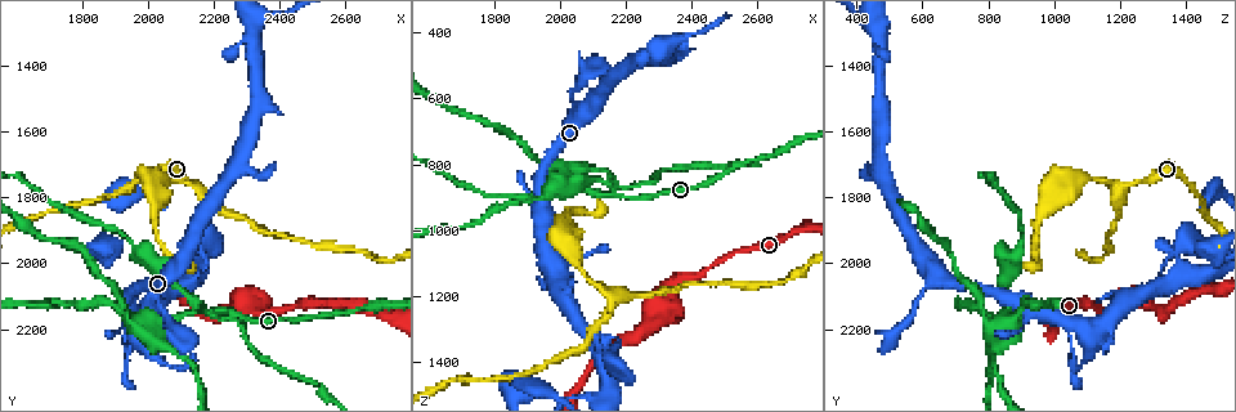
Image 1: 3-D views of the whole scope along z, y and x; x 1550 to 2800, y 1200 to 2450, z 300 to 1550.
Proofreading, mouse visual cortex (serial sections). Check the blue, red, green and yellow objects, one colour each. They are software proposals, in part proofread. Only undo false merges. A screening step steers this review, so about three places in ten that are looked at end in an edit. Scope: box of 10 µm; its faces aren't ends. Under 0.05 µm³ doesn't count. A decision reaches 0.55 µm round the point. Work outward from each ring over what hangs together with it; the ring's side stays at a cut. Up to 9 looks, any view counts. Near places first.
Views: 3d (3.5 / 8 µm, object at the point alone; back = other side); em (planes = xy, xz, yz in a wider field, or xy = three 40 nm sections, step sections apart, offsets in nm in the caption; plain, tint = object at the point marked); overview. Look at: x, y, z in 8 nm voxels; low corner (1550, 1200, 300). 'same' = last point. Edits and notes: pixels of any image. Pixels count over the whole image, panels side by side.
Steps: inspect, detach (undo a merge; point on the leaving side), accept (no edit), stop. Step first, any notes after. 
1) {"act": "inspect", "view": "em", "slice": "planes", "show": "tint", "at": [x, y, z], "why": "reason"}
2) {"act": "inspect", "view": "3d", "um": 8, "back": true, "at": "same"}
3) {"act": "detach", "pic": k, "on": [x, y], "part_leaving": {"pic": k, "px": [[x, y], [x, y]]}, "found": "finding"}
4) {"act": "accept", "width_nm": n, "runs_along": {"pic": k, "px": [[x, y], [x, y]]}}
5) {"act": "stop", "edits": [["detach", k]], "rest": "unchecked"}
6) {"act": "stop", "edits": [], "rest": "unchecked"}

{"act": "inspect", "view": "3d", "um": 3.5, "at": [2160, 1770, 1210], "why": "branch point"}

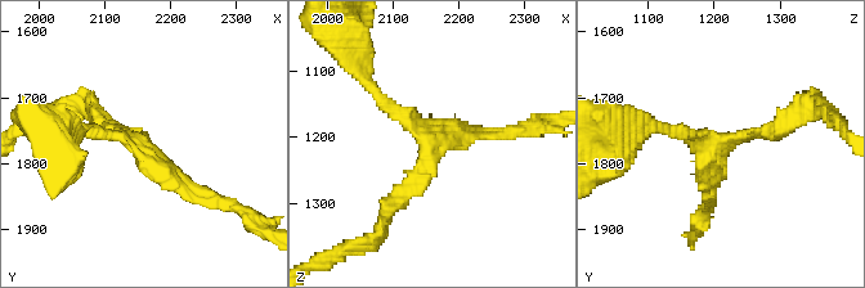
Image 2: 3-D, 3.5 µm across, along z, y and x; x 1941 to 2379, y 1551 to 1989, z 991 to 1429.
{"act": "inspect", "view": "em", "slice": "planes", "show": "tint", "at": [2150, 1770, 1210], "arms": 3, "arm_widths_nm": [200, 200, 250], "why": "need the tissue"}

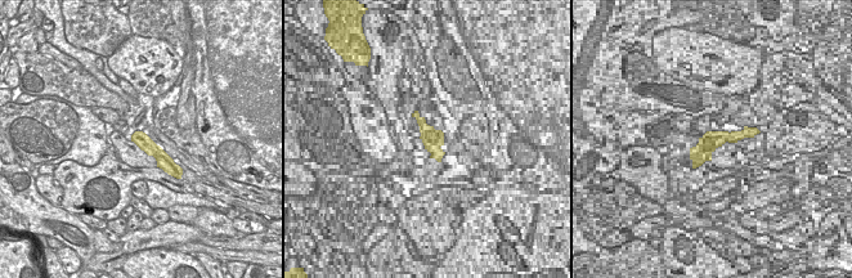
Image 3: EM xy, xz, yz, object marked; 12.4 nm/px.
{"act": "accept", "width_nm": 180, "runs_along": {"pic": 3, "px": [[134, 138], [142, 139], [171, 167]]}, "found": "all the same cell"}

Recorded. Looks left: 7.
{"act": "inspect", "view": "3d", "um": 8, "at": [2170, 1980, 1350], "why": "narrows sharply"}

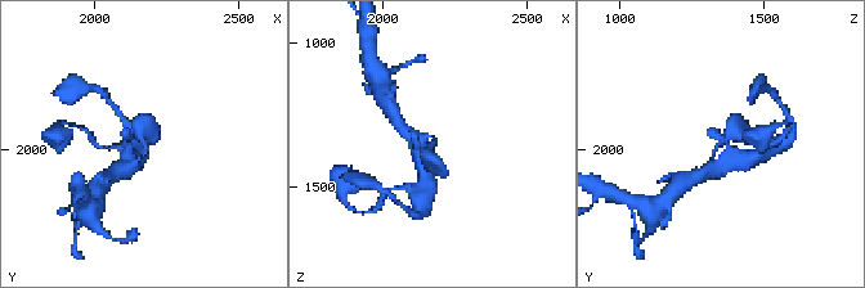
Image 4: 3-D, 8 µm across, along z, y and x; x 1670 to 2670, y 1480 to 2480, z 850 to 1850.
{"act": "inspect", "view": "3d", "um": 3.5, "at": "same"}

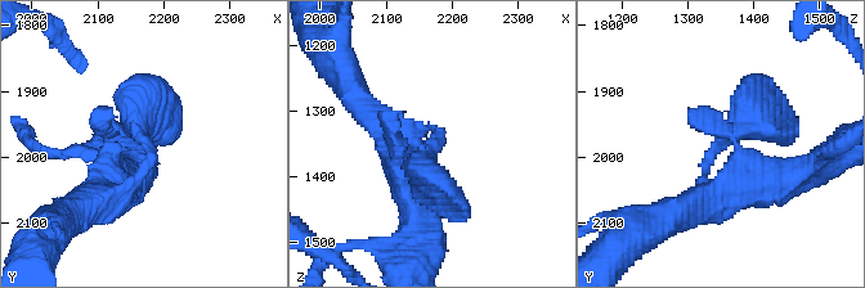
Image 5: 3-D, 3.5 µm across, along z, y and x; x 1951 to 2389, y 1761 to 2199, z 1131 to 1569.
{"act": "inspect", "view": "em", "slice": "xy", "step": 1, "show": "tint", "at": [2175, 1980, 1350], "why": "shape alone is not enough"}

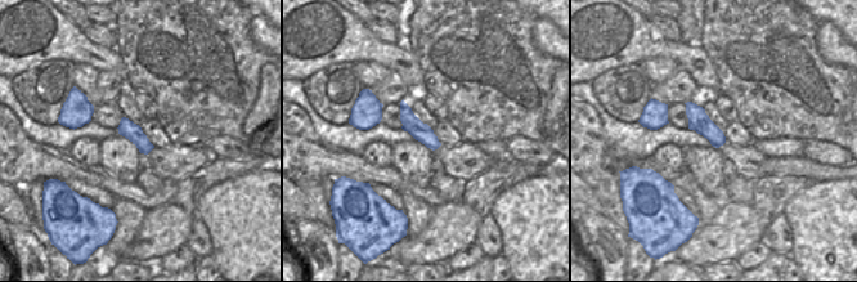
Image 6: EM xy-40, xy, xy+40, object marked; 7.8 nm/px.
{"act": "accept", "runs_along": {"pic": 5, "px": [[709, 201], [706, 161], [731, 130], [781, 130]]}, "found": "one cell here"}

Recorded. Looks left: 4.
{"act": "inspect", "view": "3d", "um": 3.5, "at": [2040, 1940, 940], "why": "narrows sharply"}

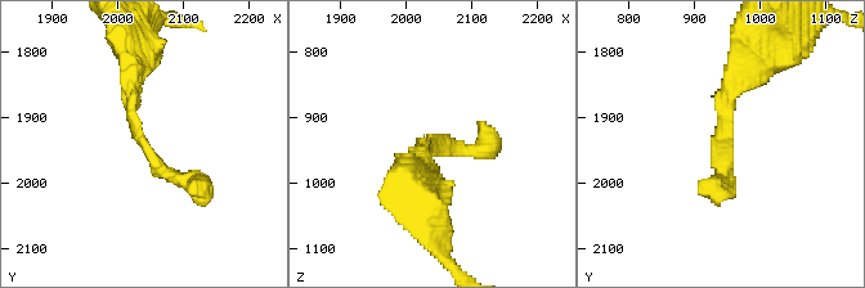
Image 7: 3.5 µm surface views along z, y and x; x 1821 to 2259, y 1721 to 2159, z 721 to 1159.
{"act": "inspect", "view": "em", "slice": "planes", "show": "tint", "at": [2040, 1950, 945]}

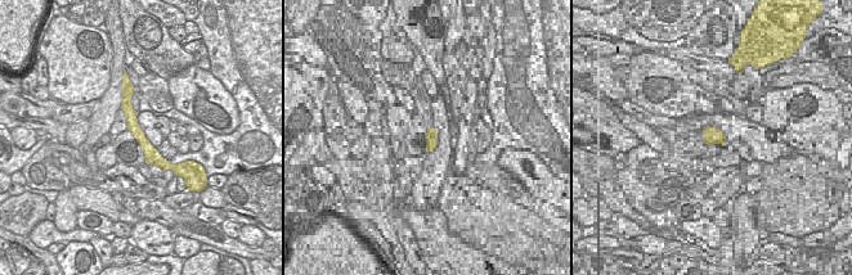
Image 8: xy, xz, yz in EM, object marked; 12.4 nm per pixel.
{"act": "accept", "found": "continuous, no second cell"}

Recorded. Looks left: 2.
{"act": "inspect", "view": "3d", "um": 3.5, "back": true, "at": [1990, 2200, 840], "why": "abrupt turn"}

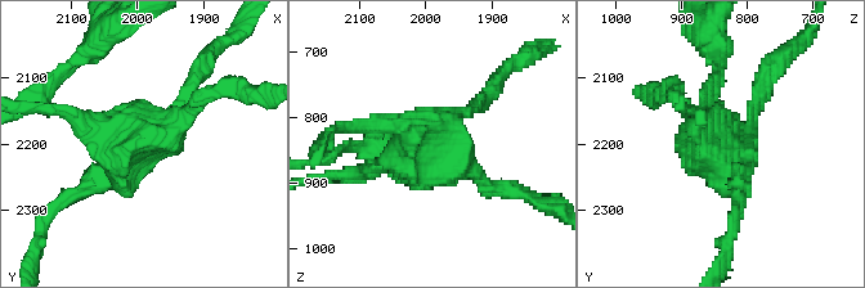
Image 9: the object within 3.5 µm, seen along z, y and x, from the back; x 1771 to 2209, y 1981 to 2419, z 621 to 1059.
{"act": "inspect", "view": "em", "slice": "planes", "show": "tint", "at": [1985, 2195, 840], "arms": 4, "arm_widths_nm": [150, 200, 200, 250]}

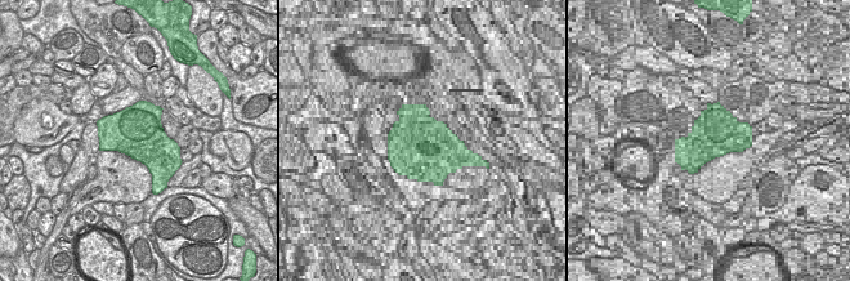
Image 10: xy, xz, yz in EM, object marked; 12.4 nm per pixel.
{"act": "detach", "pic": 9, "on": [67, 197], "part_leaving": {"pic": 9, "px": [[731, 139], [752, 131], [758, 84], [778, 59]]}, "found": "two cells meet here"}

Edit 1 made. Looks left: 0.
{"act": "stop", "edits": [["detach", 9]], "rest": "unchecked"}

